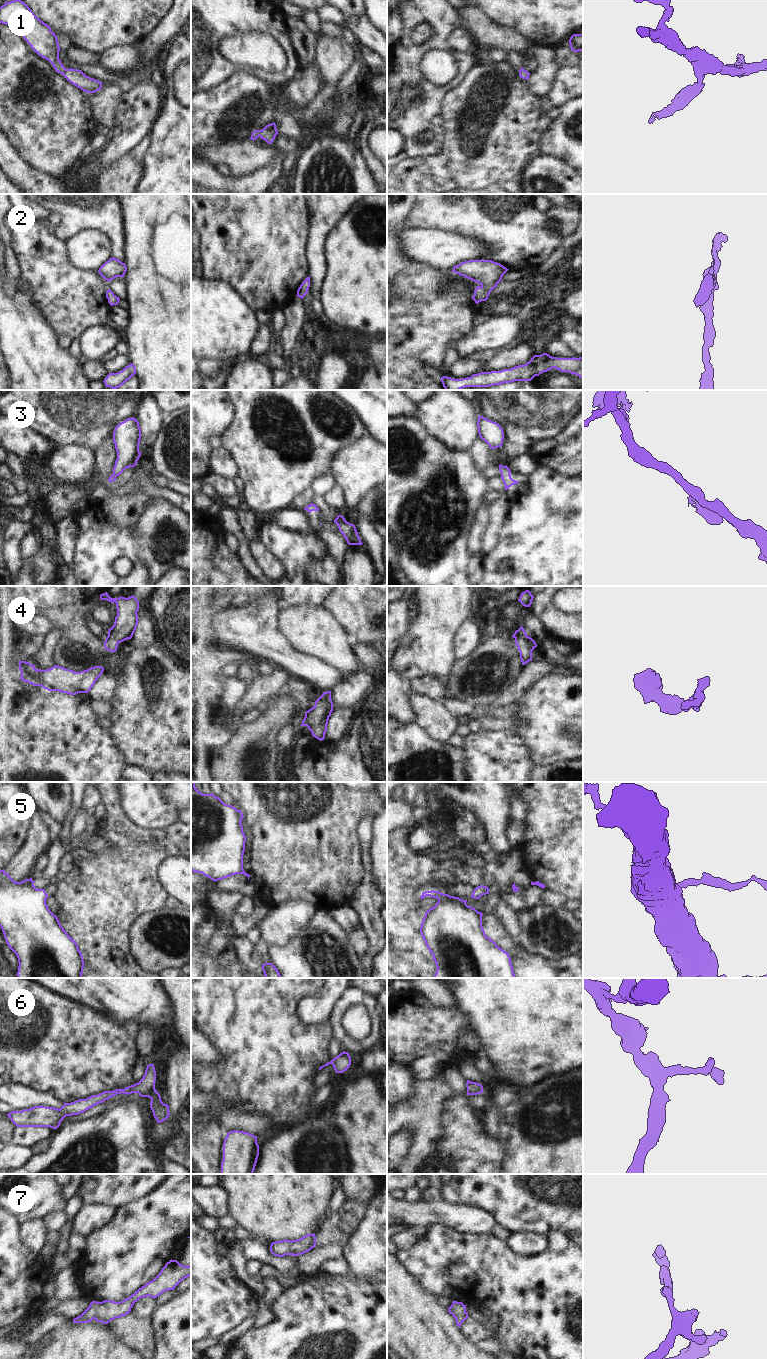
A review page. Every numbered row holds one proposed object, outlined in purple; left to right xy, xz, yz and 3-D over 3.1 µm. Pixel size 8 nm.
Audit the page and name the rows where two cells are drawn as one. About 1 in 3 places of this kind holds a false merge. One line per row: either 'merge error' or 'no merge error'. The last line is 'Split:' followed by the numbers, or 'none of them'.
1: no merge error
2: no merge error
3: no merge error
4: no merge error
5: no merge error
6: no merge error
7: no merge error
Split: none of them

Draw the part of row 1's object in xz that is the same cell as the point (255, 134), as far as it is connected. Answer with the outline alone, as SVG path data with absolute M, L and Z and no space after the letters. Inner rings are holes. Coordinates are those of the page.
M273 122L266 125L262 130L255 130L250 137L251 140L256 140L259 136L268 144L272 144L276 135L278 134L276 124Z

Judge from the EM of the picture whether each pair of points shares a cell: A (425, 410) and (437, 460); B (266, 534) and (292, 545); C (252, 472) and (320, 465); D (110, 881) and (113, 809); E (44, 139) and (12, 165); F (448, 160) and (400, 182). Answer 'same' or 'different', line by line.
A: different
B: same
C: same
D: same
E: different
F: same

